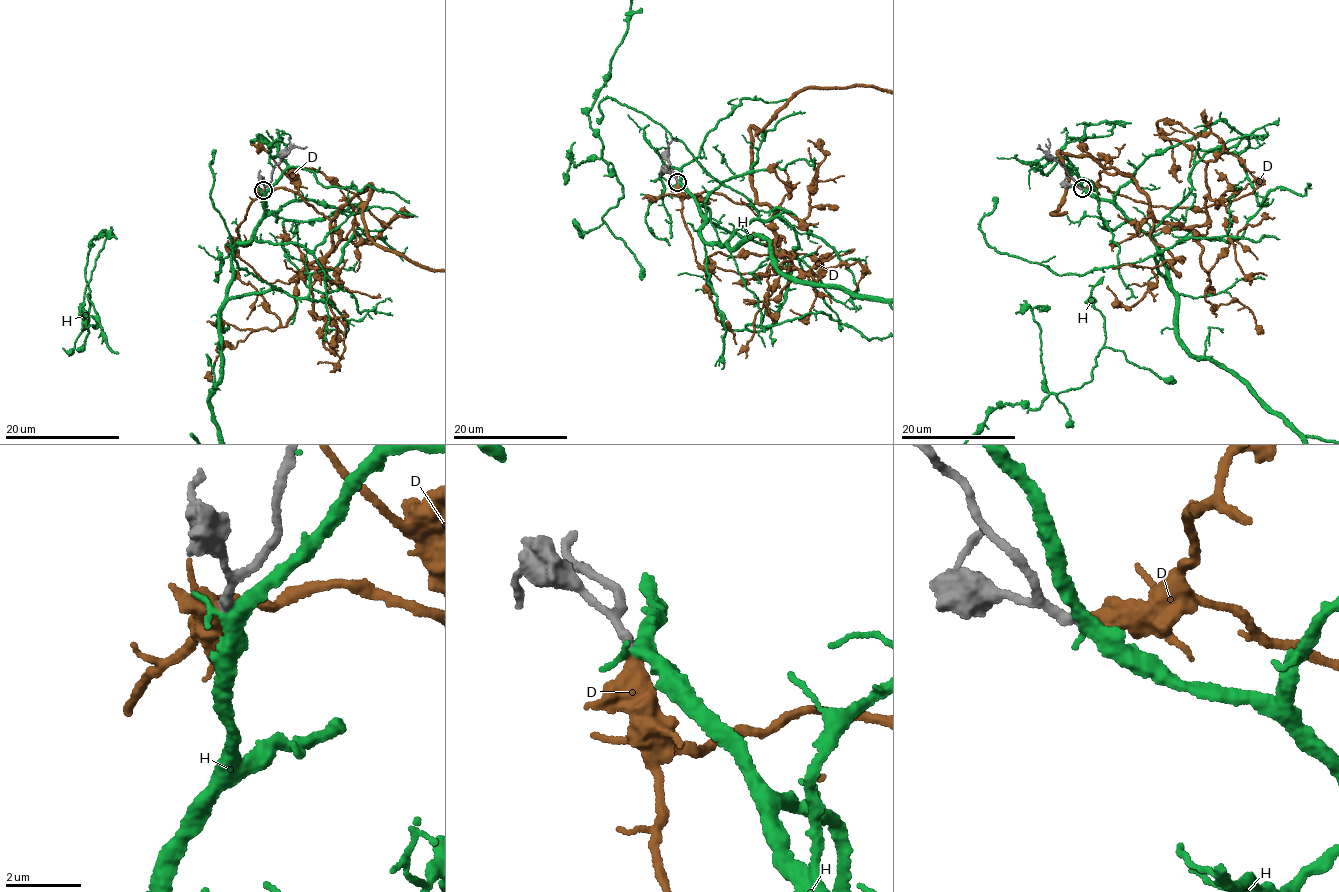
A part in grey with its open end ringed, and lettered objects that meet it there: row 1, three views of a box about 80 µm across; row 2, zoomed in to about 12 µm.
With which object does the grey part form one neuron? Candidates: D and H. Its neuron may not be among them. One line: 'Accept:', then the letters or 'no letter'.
Accept: D

